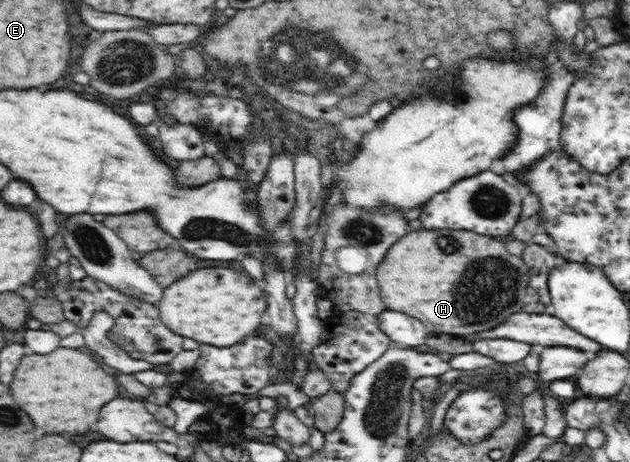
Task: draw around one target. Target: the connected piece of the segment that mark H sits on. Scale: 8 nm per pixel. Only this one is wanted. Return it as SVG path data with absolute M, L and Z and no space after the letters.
M427 229L419 230L419 232L409 232L407 236L403 236L403 240L397 240L387 256L382 258L382 262L378 264L376 272L376 281L380 288L380 298L382 302L386 304L386 308L392 311L405 312L409 316L415 316L419 320L423 320L425 328L429 332L445 332L445 334L459 334L459 336L467 336L467 334L473 334L473 332L481 332L481 330L489 330L489 328L495 328L497 324L505 322L507 316L521 312L521 308L526 305L528 301L528 282L530 272L527 265L520 256L510 254L505 249L506 243L494 239L487 235L480 235L473 231L462 230L445 230L443 232L427 232Z

